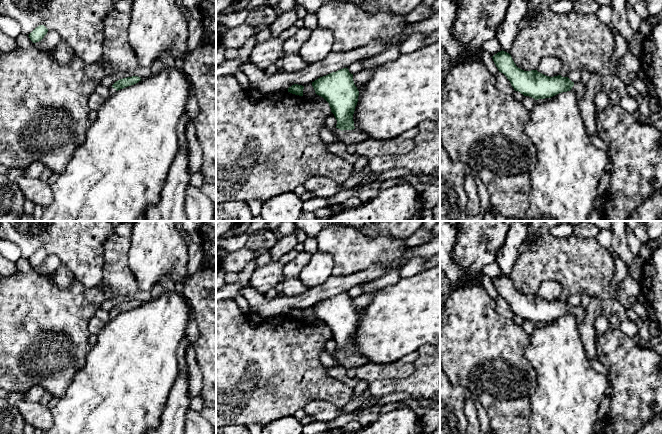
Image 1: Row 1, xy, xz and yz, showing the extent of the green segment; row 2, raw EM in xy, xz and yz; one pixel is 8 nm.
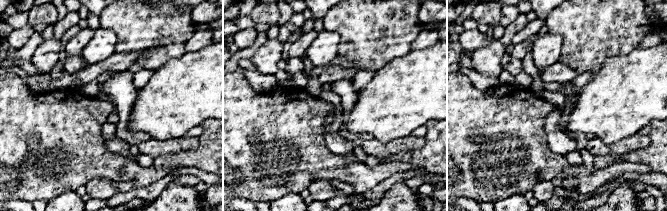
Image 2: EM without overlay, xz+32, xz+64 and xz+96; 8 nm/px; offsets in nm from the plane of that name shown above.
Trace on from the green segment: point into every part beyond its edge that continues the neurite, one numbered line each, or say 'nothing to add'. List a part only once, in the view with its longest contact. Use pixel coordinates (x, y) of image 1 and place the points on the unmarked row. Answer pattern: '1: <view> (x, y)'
1: xz (354, 360)

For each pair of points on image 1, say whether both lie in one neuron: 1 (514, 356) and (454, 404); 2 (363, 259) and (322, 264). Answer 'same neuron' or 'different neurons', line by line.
1: different neurons
2: different neurons

